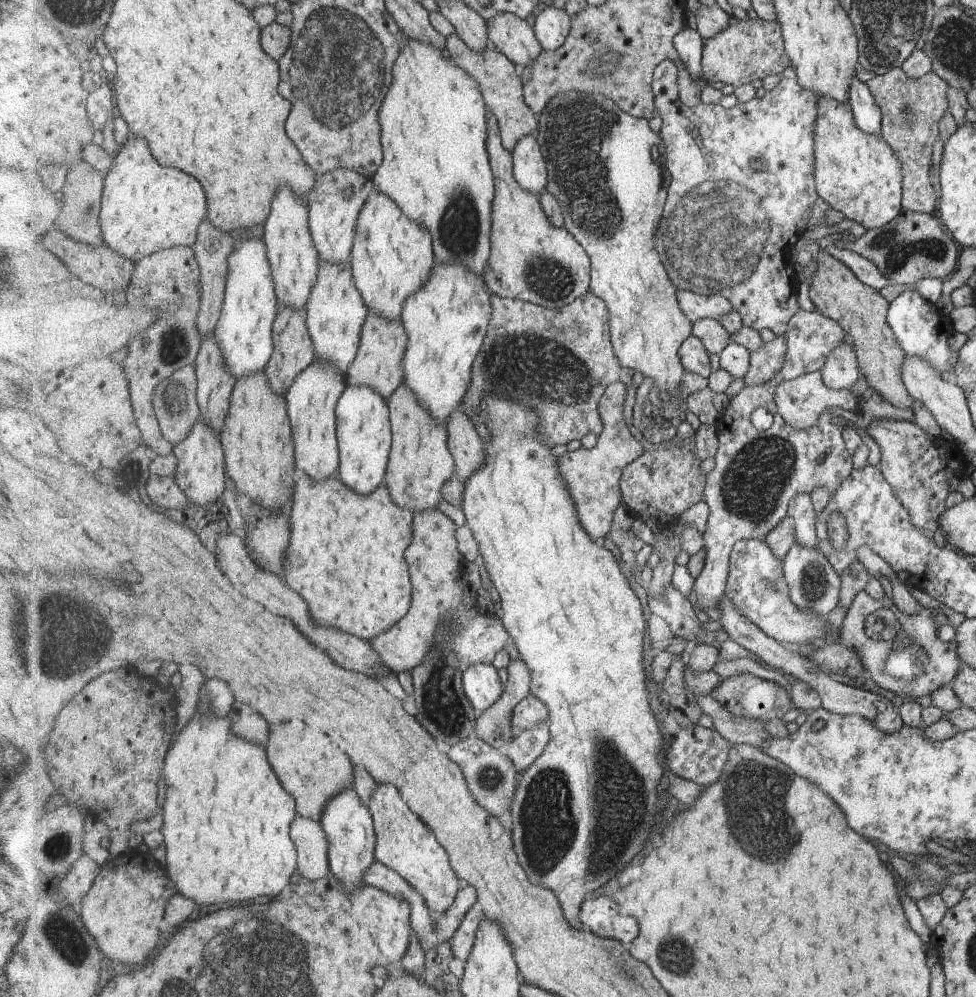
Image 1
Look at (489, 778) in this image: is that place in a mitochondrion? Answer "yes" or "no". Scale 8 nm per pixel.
yes

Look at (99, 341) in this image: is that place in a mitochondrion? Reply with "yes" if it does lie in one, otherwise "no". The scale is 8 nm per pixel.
no

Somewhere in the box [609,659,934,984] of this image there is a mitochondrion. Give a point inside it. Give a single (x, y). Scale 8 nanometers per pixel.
(765, 833)

